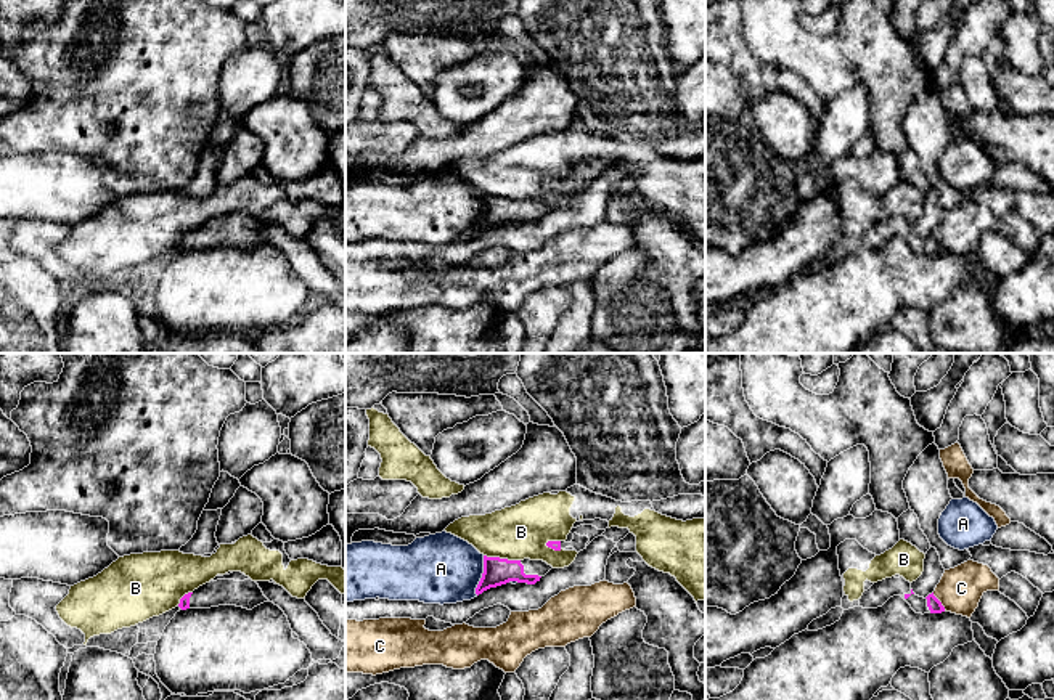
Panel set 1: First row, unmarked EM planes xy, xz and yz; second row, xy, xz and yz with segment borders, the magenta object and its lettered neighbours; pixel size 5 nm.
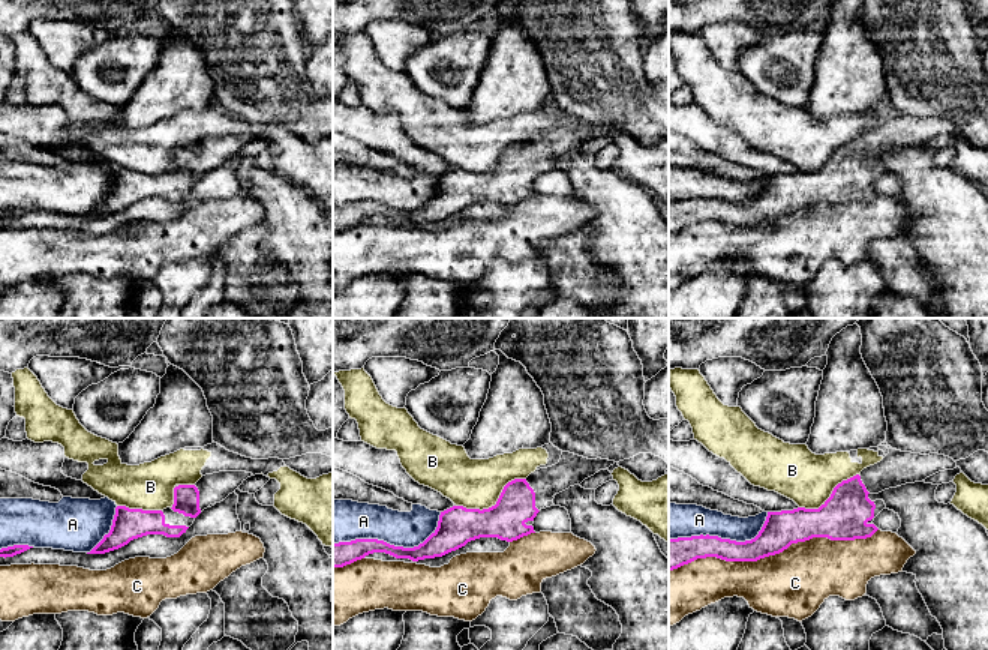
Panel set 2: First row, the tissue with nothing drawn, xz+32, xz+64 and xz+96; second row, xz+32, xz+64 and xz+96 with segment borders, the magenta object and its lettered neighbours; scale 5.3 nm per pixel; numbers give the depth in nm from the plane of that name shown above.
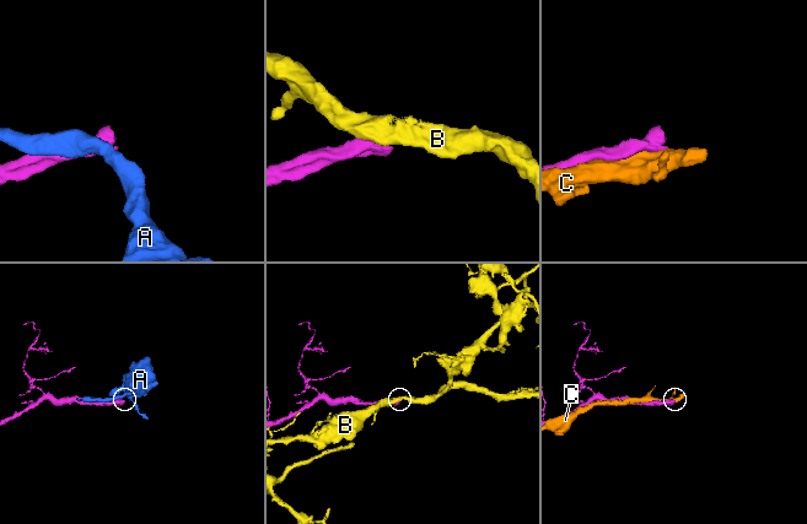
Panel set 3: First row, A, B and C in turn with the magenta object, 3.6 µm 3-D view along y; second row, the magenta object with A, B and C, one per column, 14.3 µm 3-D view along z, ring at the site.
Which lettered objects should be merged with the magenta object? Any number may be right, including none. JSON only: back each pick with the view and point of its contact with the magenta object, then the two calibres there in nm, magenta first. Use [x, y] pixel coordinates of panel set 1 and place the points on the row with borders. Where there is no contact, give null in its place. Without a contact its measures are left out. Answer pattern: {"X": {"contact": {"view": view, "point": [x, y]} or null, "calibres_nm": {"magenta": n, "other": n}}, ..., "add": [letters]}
{"add": []}

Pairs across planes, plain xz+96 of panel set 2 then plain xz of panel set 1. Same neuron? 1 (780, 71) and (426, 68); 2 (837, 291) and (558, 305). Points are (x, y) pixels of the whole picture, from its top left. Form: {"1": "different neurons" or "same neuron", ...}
{"1": "different neurons", "2": "same neuron"}

